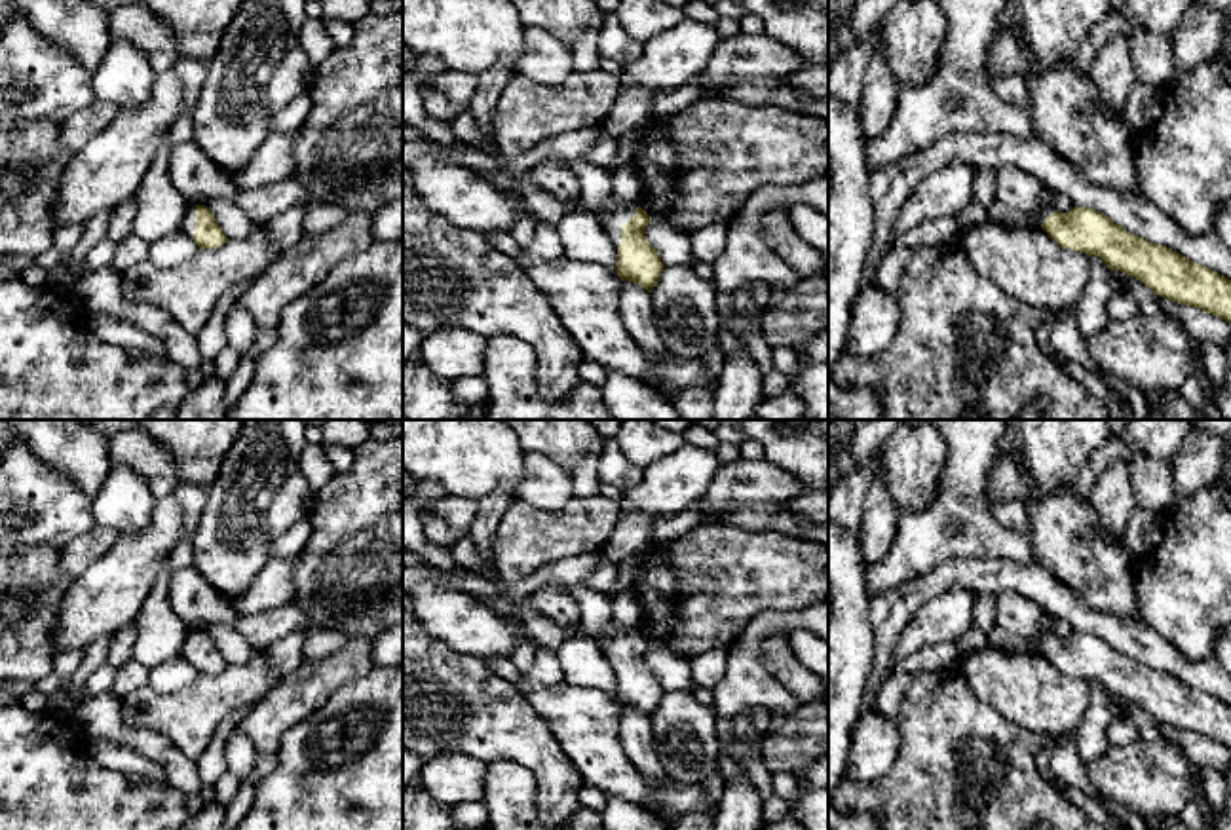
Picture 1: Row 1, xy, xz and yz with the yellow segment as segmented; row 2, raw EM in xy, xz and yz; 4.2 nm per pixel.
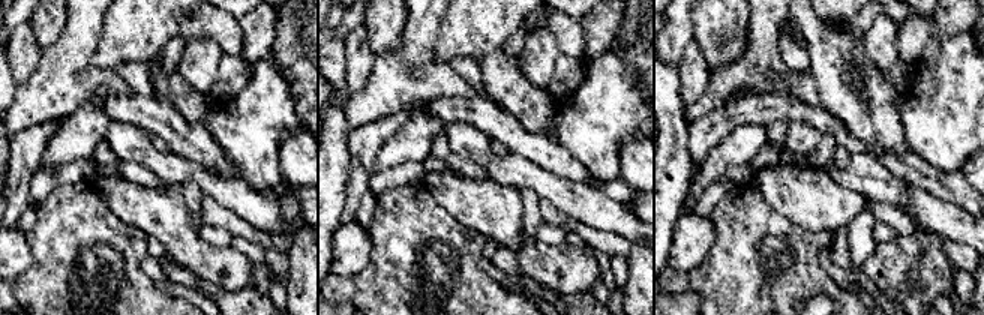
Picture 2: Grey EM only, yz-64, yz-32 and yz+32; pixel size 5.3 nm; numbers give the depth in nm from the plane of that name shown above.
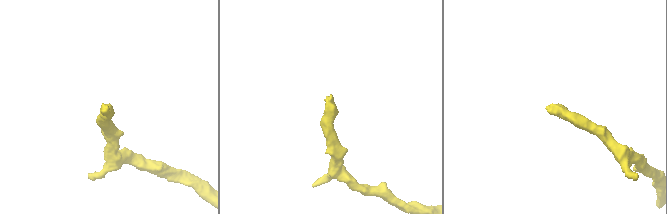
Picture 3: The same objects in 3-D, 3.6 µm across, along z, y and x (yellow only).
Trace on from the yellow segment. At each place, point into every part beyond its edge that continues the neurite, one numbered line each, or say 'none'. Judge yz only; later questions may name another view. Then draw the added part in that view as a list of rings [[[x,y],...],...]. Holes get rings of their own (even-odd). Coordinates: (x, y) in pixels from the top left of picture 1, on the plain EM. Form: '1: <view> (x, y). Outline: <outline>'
1: yz (1017, 614). Outline: [[[1014,591],[995,594],[995,627],[1032,642],[1039,651],[1054,636],[1043,631],[1039,604]]]

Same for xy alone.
1: xy (189, 652). Outline: [[[196,631],[188,632],[184,648],[182,648],[182,657],[194,665],[194,661],[196,661]]]

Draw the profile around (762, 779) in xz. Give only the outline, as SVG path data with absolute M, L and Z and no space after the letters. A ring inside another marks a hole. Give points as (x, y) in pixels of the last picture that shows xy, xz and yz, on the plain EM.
M731 735L724 745L724 754L745 764L745 773L762 800L773 796L773 773L766 767L760 746L750 746Z

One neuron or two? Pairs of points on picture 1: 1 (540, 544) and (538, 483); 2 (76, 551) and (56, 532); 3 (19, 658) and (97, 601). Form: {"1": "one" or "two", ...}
{"1": "two", "2": "two", "3": "two"}

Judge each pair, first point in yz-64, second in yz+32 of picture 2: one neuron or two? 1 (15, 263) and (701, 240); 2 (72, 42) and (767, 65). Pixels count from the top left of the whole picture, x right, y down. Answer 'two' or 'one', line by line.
1: one
2: one

